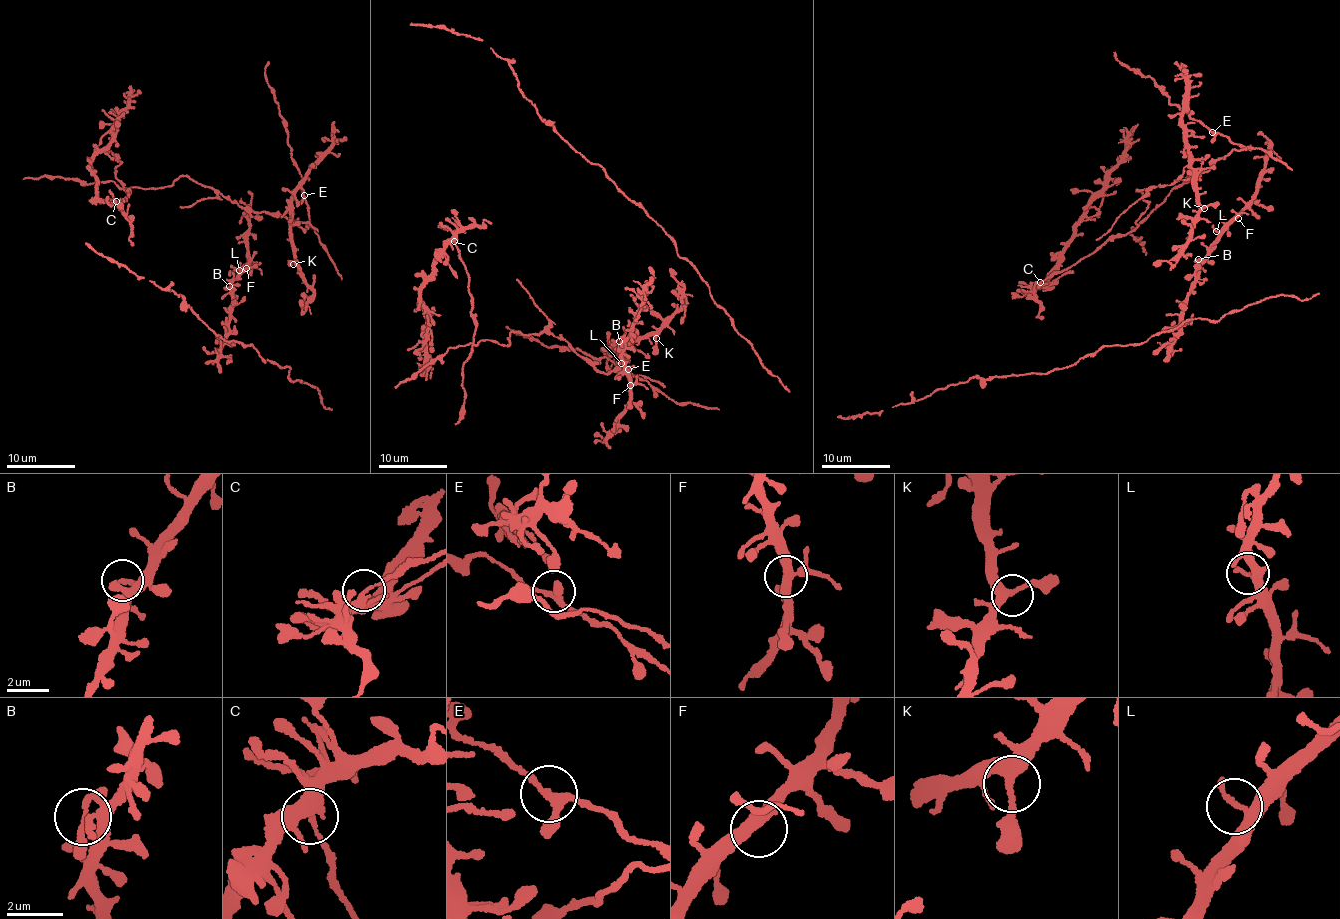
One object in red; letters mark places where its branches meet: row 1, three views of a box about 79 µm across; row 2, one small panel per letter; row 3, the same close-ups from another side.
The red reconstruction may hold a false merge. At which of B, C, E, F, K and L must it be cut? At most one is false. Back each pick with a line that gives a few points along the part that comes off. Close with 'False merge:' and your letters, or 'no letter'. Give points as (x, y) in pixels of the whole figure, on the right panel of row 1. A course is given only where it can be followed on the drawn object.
C: (1039, 282), (1137, 227), (1137, 220), (1149, 204), (1136, 191), (1187, 179), (1207, 171), (1236, 148), (1246, 150)
False merge: C

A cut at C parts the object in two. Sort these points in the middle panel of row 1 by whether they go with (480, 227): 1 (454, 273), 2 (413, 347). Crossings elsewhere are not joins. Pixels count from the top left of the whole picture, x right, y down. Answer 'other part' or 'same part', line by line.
1: same part
2: same part

